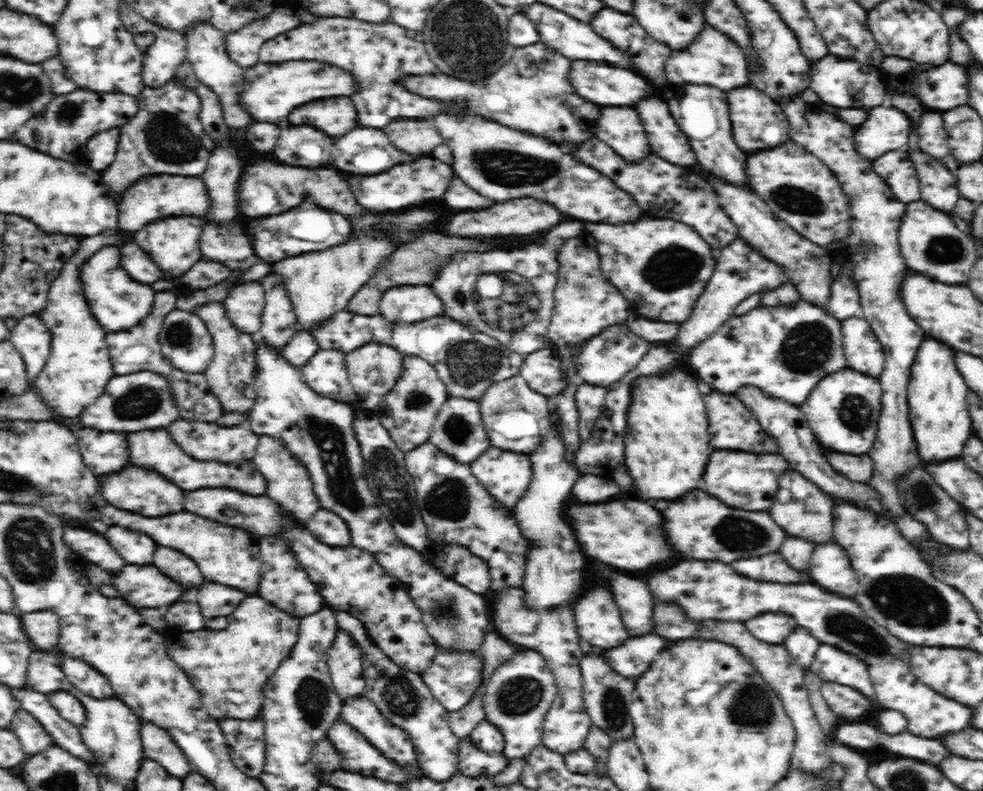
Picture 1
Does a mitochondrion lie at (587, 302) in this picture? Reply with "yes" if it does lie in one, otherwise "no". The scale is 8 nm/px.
no

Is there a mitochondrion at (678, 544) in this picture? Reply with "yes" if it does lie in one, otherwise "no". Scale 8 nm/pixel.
no

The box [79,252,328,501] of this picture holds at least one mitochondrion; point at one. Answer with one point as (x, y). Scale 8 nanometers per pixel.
(140, 401)

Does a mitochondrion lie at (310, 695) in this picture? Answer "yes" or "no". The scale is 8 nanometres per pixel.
yes

